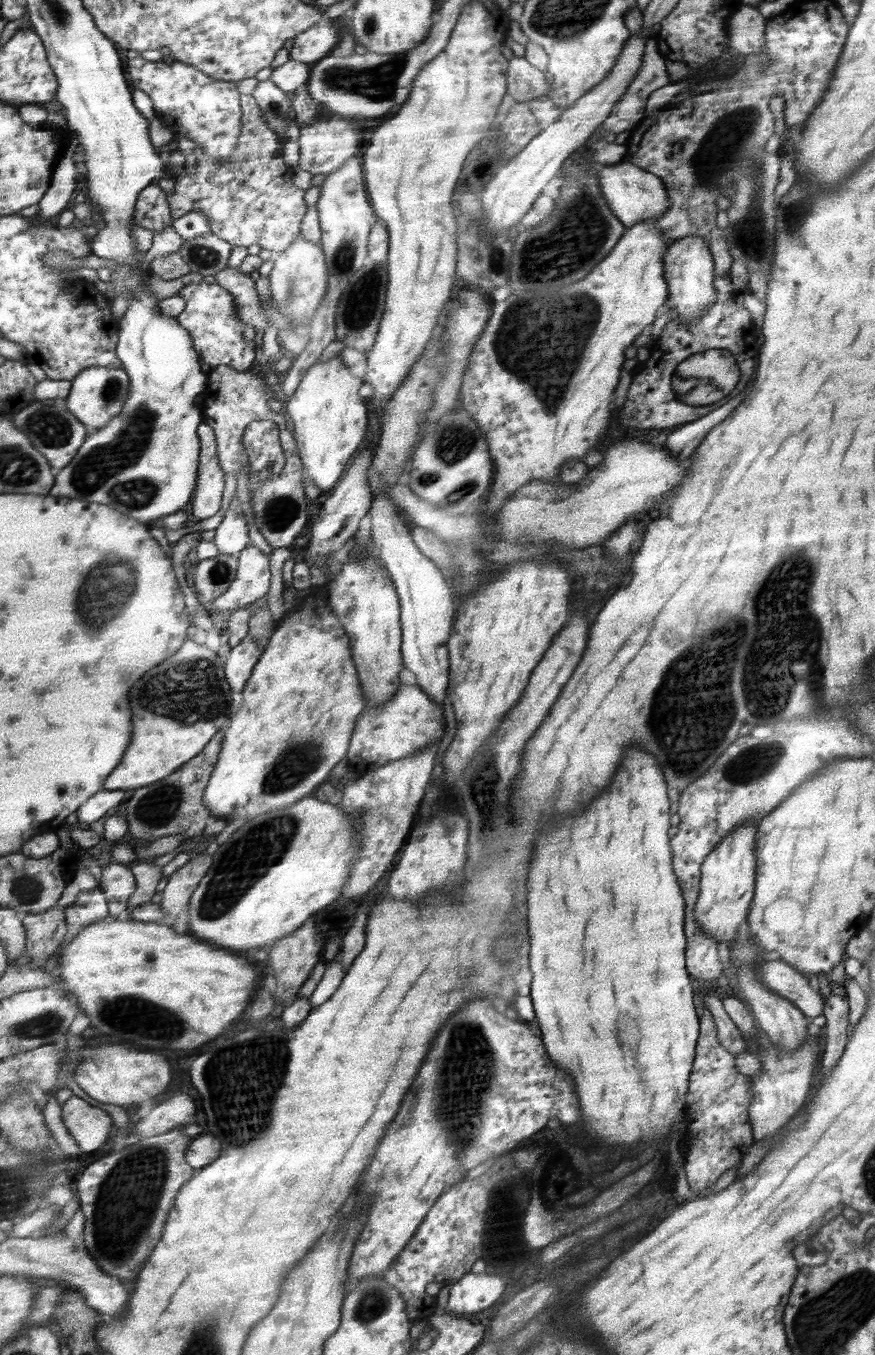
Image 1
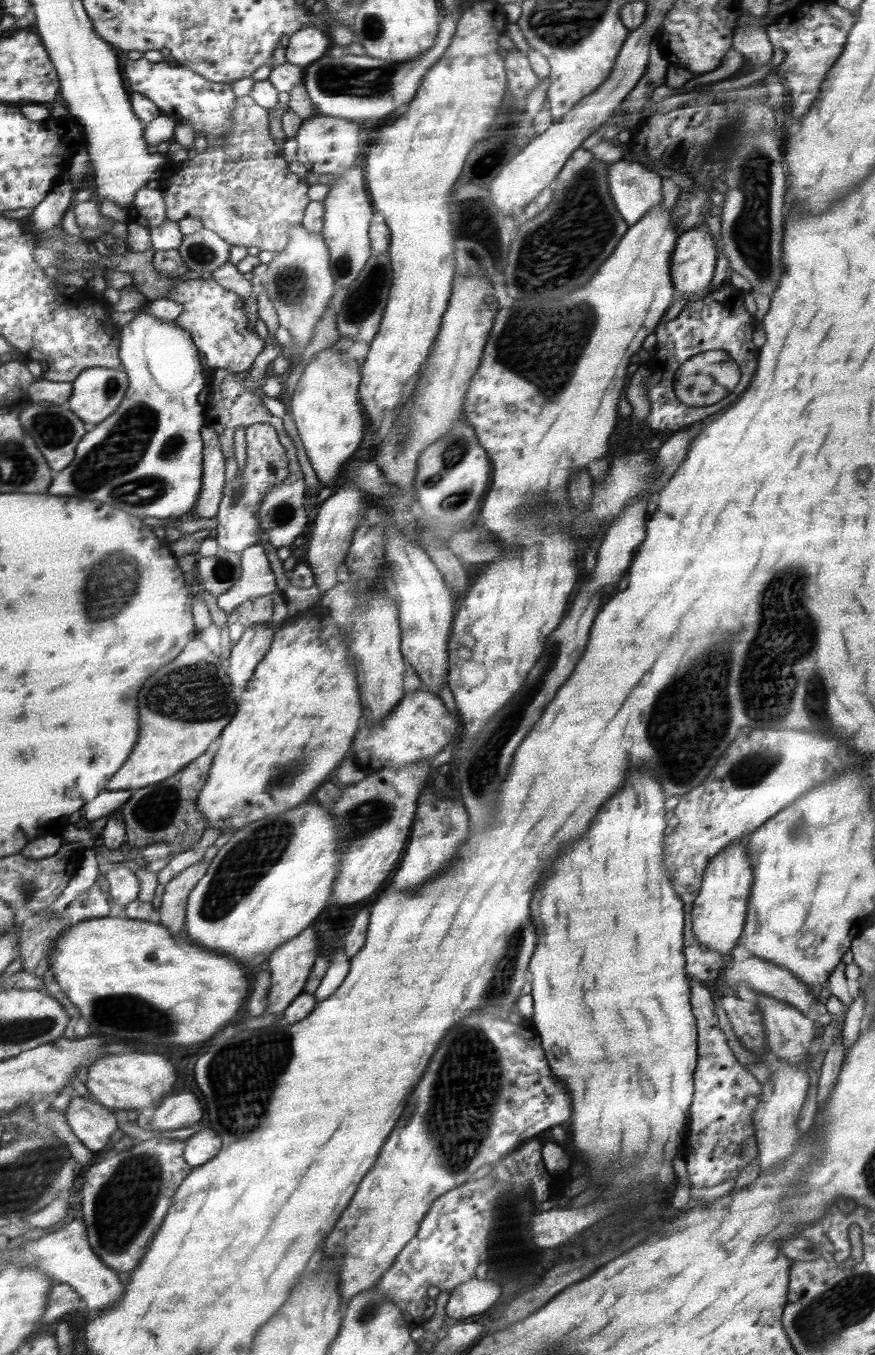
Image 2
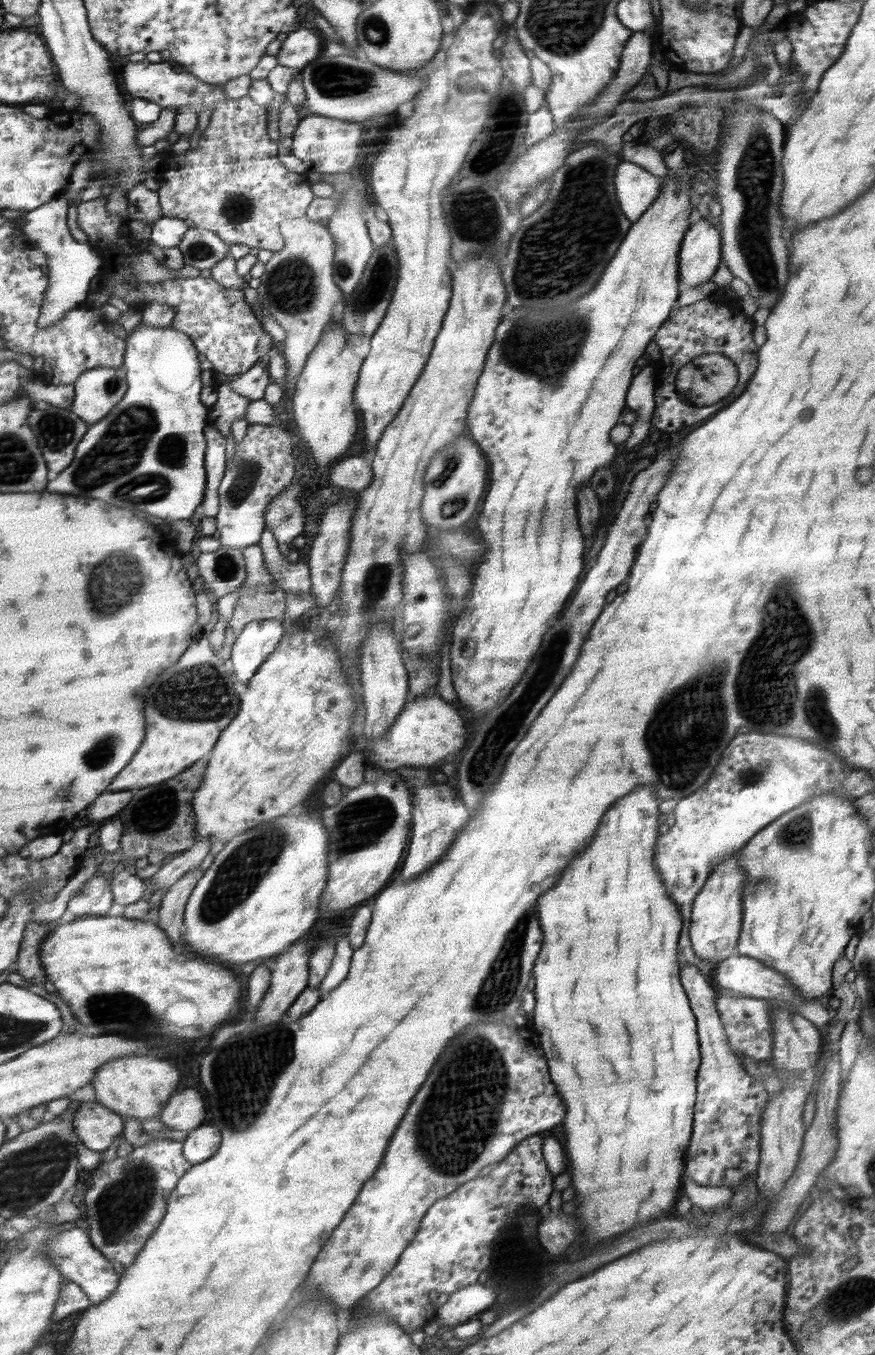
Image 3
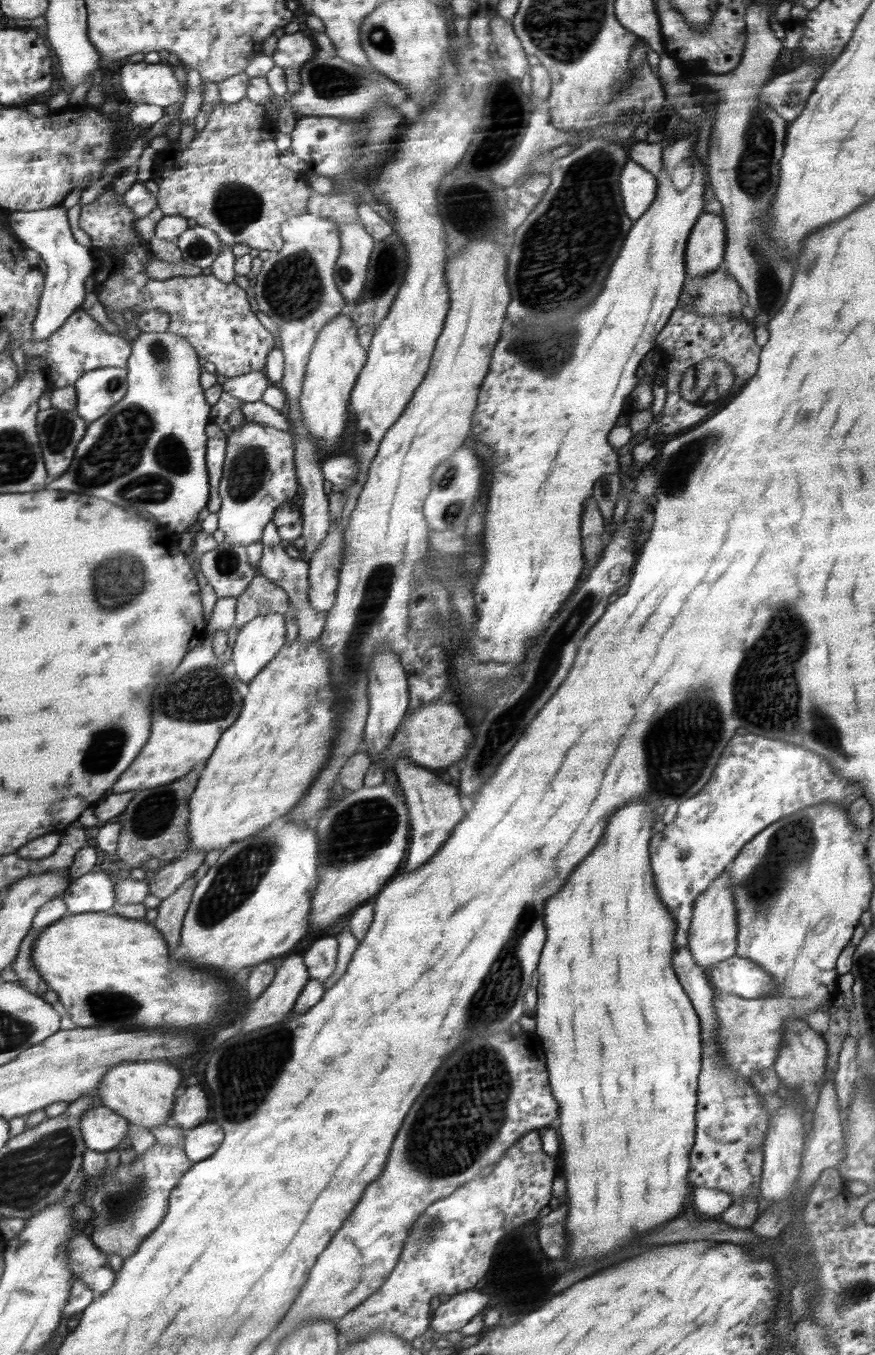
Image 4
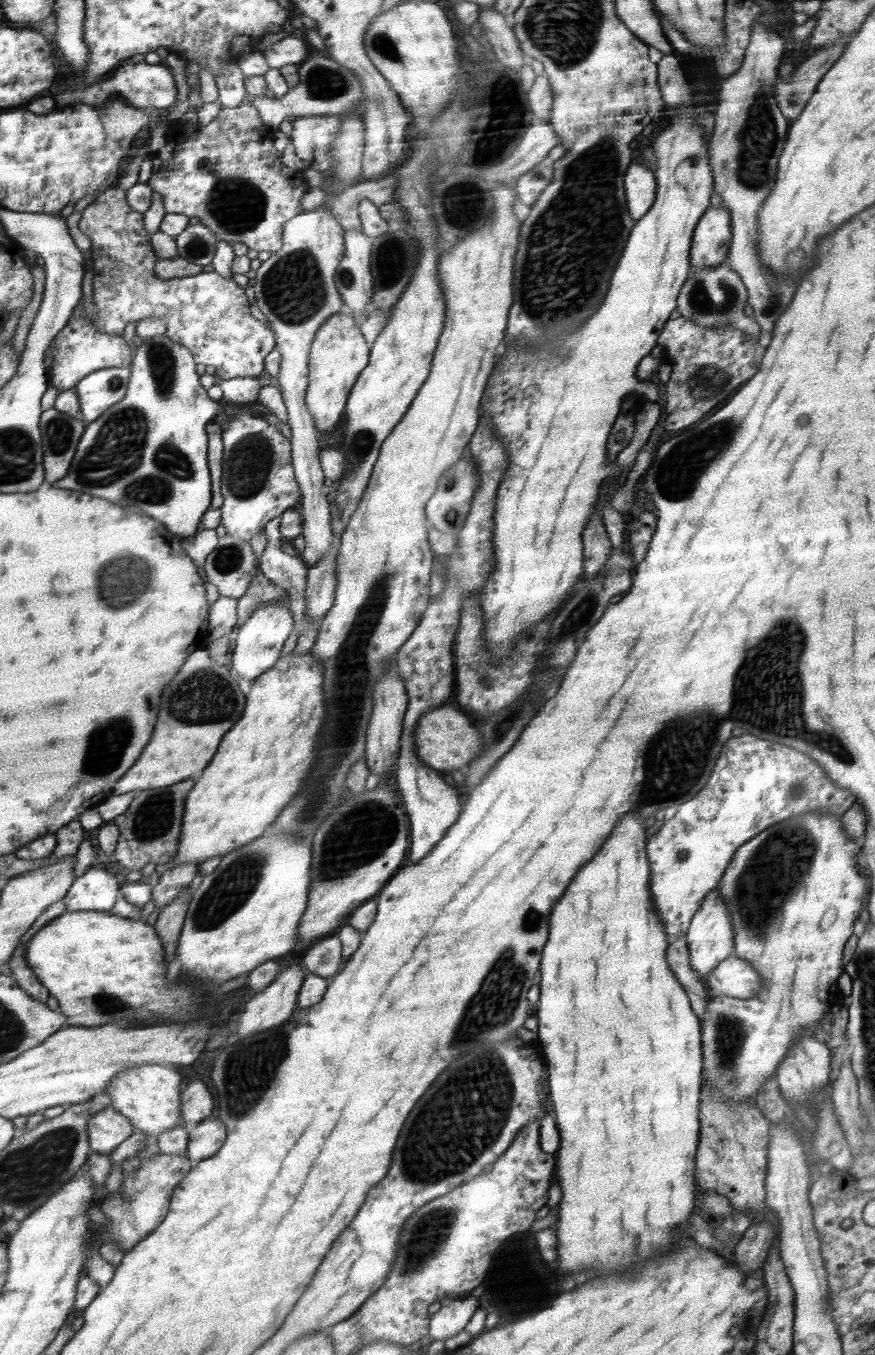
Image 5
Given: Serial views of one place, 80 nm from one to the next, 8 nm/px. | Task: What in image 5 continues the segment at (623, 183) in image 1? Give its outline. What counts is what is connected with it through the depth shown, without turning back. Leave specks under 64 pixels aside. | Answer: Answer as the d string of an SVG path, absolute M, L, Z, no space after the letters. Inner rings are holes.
M632 164L627 170L628 206L631 217L636 221L651 210L658 196L658 177L645 164Z

